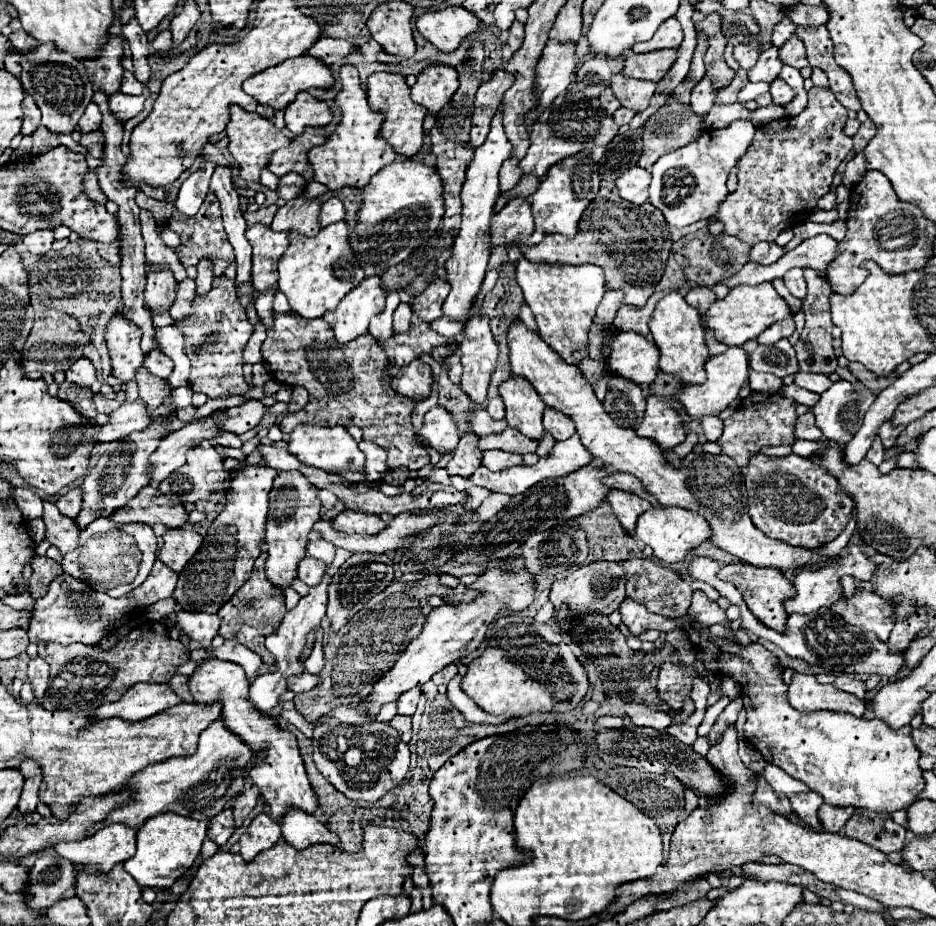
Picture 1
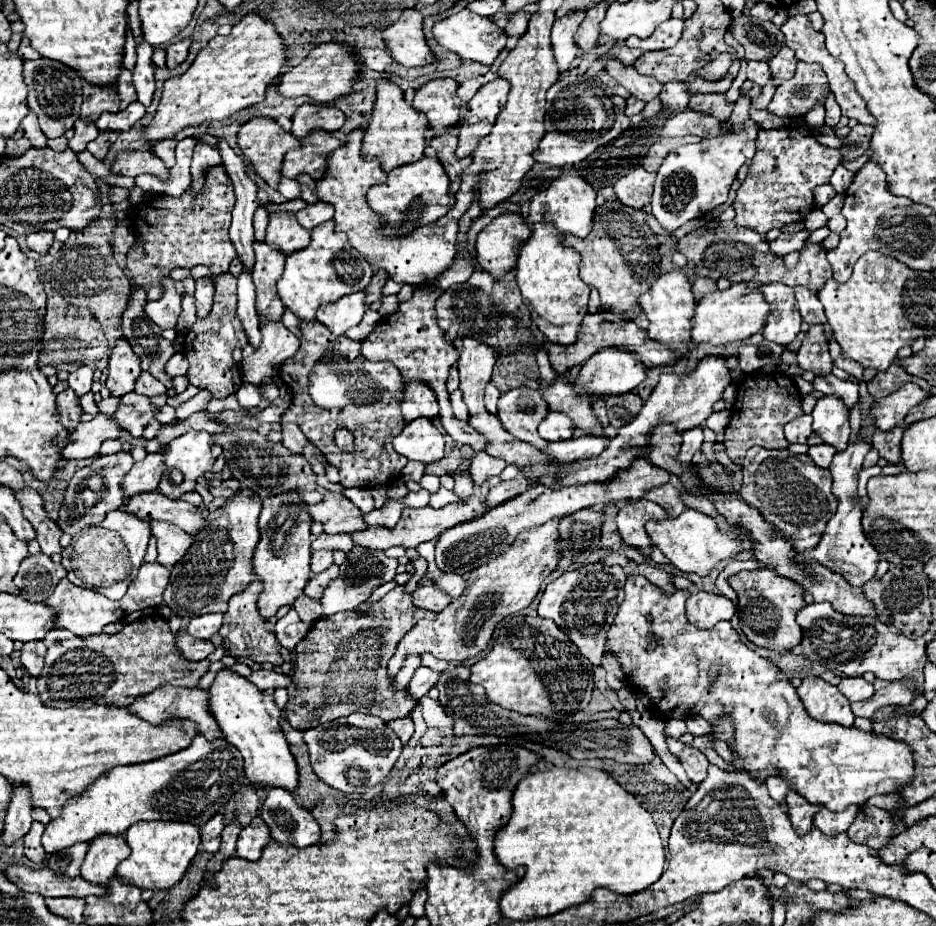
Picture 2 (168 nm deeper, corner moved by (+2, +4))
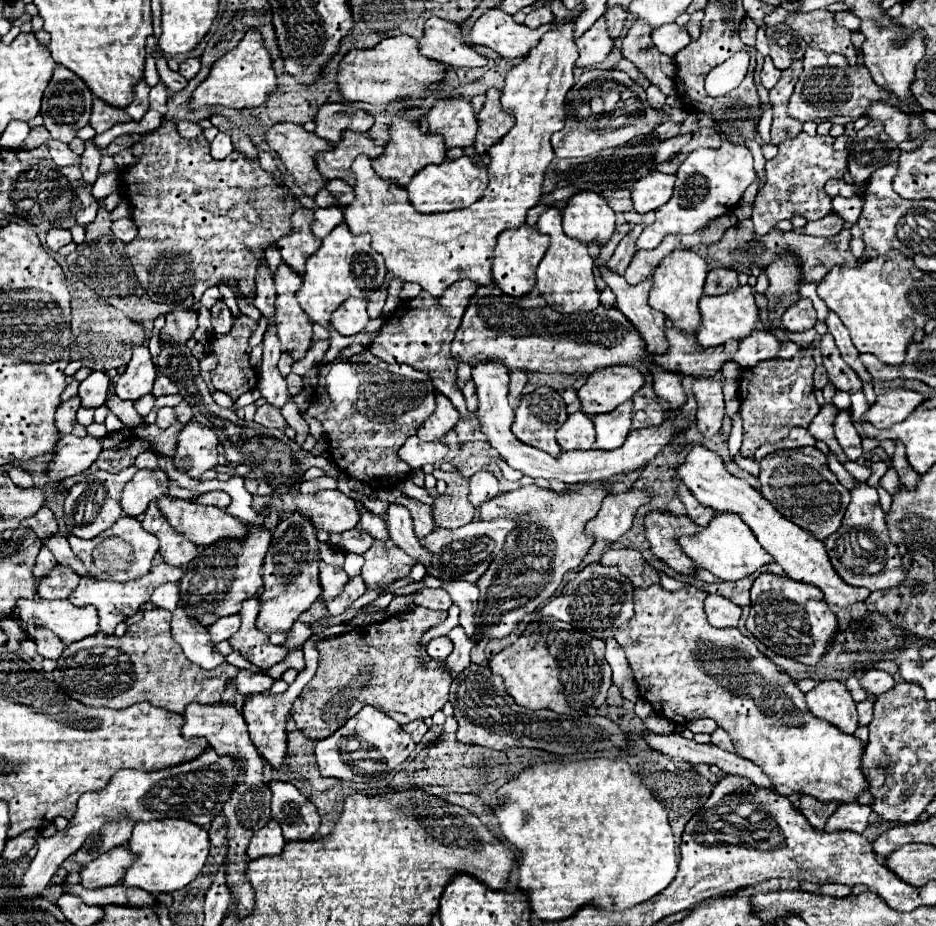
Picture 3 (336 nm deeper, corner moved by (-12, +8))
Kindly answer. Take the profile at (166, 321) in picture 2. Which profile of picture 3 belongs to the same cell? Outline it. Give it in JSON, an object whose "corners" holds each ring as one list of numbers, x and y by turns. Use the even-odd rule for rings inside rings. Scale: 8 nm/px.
{"corners":[[172,310,166,314,166,326,162,328,162,338,164,340,174,340,174,342,186,342,192,338,198,322,196,322,196,312,194,310]]}

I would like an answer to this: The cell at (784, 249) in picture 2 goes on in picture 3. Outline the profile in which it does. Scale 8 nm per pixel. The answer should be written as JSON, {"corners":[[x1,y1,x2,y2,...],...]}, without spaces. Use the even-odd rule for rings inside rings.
{"corners":[[828,214,822,220,808,222,800,232,802,234,812,234,812,236,834,236,842,230,842,226,844,226,844,220,840,216]]}

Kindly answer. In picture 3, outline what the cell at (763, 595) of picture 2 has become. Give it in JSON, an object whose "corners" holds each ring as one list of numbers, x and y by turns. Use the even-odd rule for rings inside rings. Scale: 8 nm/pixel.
{"corners":[[760,574,754,580,750,594,750,616,746,620,750,634,780,656,788,656,804,664,816,664,826,652,834,628,838,628,836,614,828,608,818,586,794,582,788,576]]}

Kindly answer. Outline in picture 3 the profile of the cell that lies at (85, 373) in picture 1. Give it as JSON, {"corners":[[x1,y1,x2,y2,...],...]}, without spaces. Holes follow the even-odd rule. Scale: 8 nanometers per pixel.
{"corners":[[92,370,90,376,86,380,80,382,80,390,78,396,82,400,82,406,86,408,98,408,106,402,106,390,108,390,110,378,106,372,102,370]]}

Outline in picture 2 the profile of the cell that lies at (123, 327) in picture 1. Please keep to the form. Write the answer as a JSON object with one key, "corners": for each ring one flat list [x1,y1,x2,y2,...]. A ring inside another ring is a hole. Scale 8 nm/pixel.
{"corners":[[118,340,118,344,112,348,110,362,108,362,108,380,106,388,112,396,124,396,134,390,134,384,140,376,140,360,132,352,132,346,128,340]]}

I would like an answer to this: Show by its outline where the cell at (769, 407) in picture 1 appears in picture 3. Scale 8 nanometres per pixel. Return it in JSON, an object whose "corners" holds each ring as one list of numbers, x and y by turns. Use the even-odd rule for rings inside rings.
{"corners":[[798,352,790,360,766,360,754,368,744,368,740,372,740,412,744,420,744,440,740,454,754,456,762,444,776,444,786,438,794,426,810,426,812,418,818,414,820,406,814,396,812,374,814,374,812,354]]}

